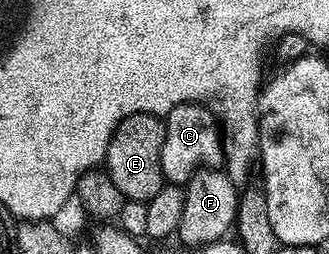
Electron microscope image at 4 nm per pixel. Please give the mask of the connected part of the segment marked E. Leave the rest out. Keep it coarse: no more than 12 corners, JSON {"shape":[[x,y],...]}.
{"shape":[[132,114],[115,128],[103,166],[128,201],[166,184],[165,123]]}

